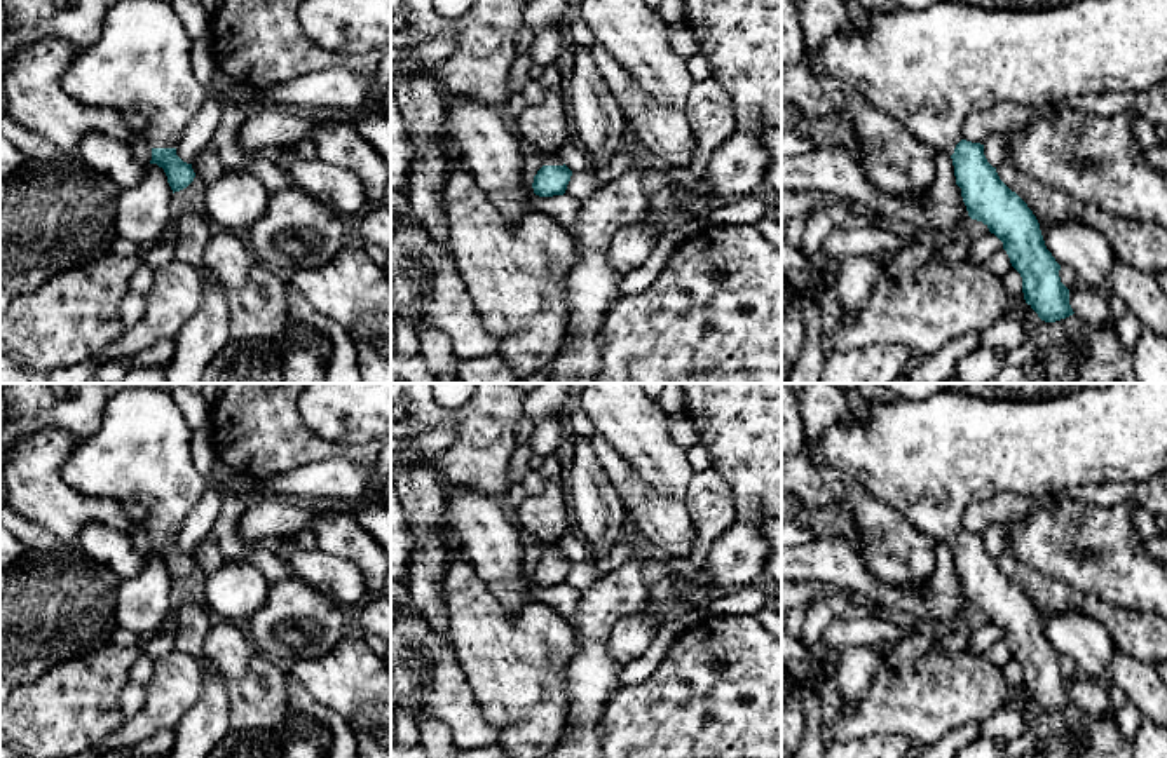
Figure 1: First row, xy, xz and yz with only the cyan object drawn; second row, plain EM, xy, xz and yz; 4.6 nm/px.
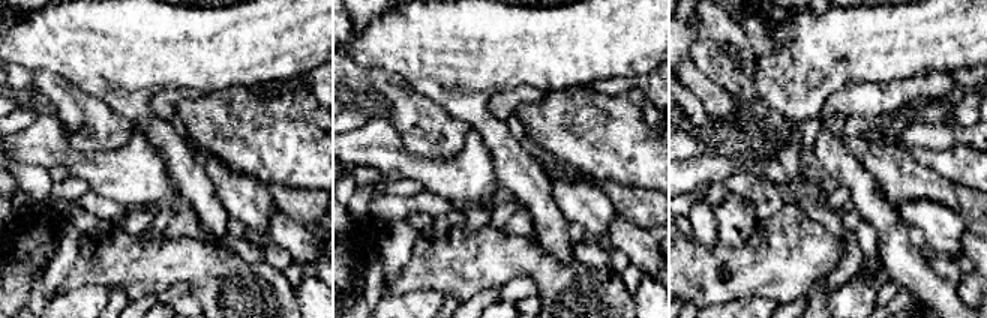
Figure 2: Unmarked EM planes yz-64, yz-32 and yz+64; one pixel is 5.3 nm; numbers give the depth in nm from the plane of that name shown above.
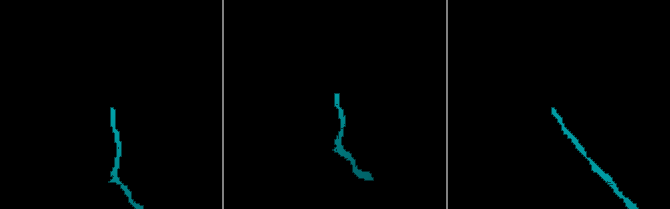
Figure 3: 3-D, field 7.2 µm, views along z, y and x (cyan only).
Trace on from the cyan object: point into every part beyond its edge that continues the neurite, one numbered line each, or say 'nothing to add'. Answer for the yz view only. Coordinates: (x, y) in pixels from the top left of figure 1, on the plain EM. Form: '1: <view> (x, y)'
1: yz (928, 459)

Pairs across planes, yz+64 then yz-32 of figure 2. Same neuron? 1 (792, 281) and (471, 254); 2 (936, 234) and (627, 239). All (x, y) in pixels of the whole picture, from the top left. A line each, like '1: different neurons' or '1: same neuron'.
1: same neuron
2: different neurons

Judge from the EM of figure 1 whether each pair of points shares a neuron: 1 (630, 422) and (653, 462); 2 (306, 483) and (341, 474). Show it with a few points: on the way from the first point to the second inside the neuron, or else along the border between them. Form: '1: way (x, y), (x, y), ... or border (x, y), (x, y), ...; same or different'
1: way (639, 433), (651, 452); same
2: way (314, 480), (332, 480); same

